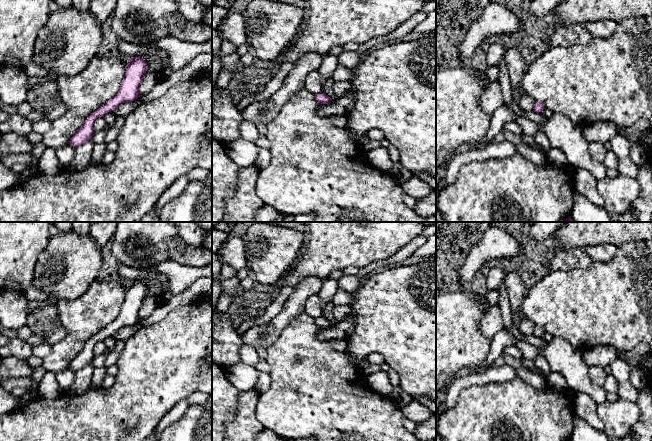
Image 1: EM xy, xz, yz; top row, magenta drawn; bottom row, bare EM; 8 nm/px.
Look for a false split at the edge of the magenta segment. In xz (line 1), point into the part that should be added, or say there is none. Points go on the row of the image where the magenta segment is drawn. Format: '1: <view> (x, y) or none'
1: none

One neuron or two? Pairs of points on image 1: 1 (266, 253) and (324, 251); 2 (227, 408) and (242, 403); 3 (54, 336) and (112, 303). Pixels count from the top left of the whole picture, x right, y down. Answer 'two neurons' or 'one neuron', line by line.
1: two neurons
2: two neurons
3: two neurons

